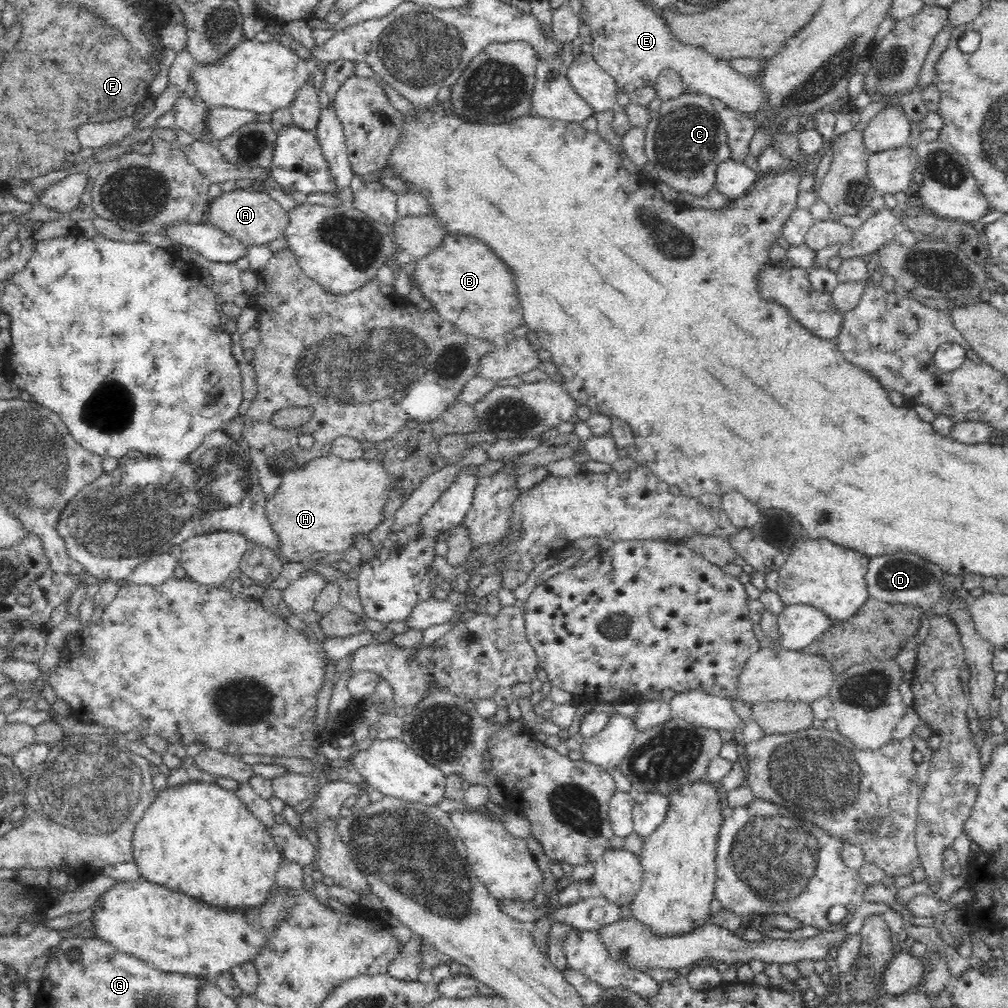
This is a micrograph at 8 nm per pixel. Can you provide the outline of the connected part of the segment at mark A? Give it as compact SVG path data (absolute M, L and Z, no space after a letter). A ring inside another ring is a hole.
M233 190L223 192L219 197L212 198L209 205L209 225L213 225L228 235L239 238L248 245L268 245L277 238L284 237L290 216L276 200L273 200L264 191Z

